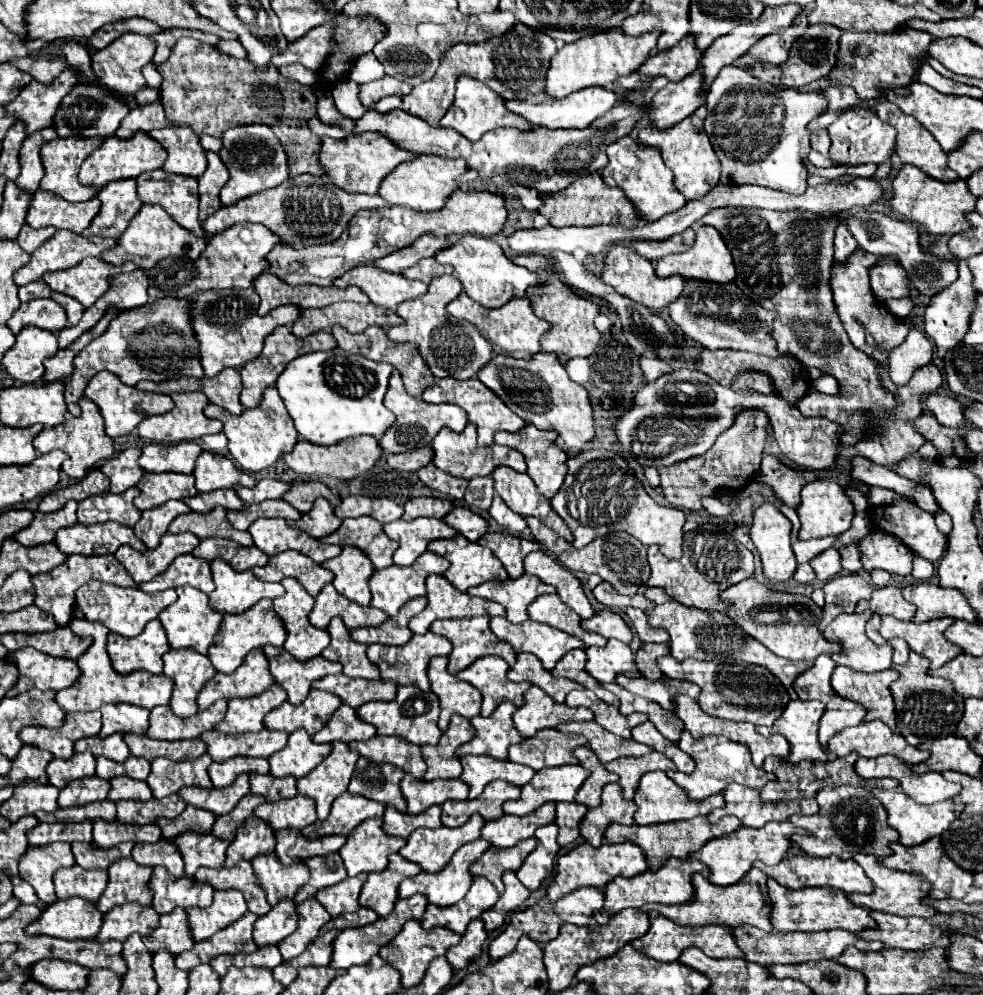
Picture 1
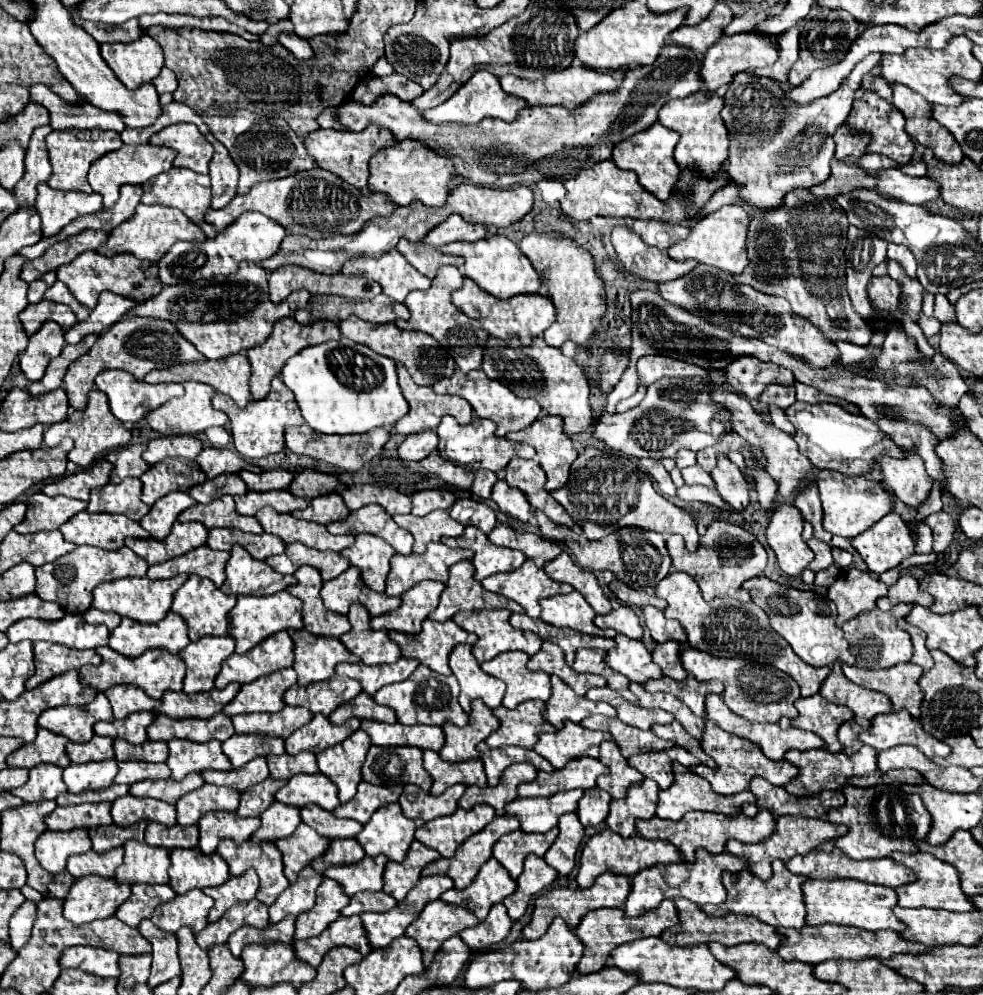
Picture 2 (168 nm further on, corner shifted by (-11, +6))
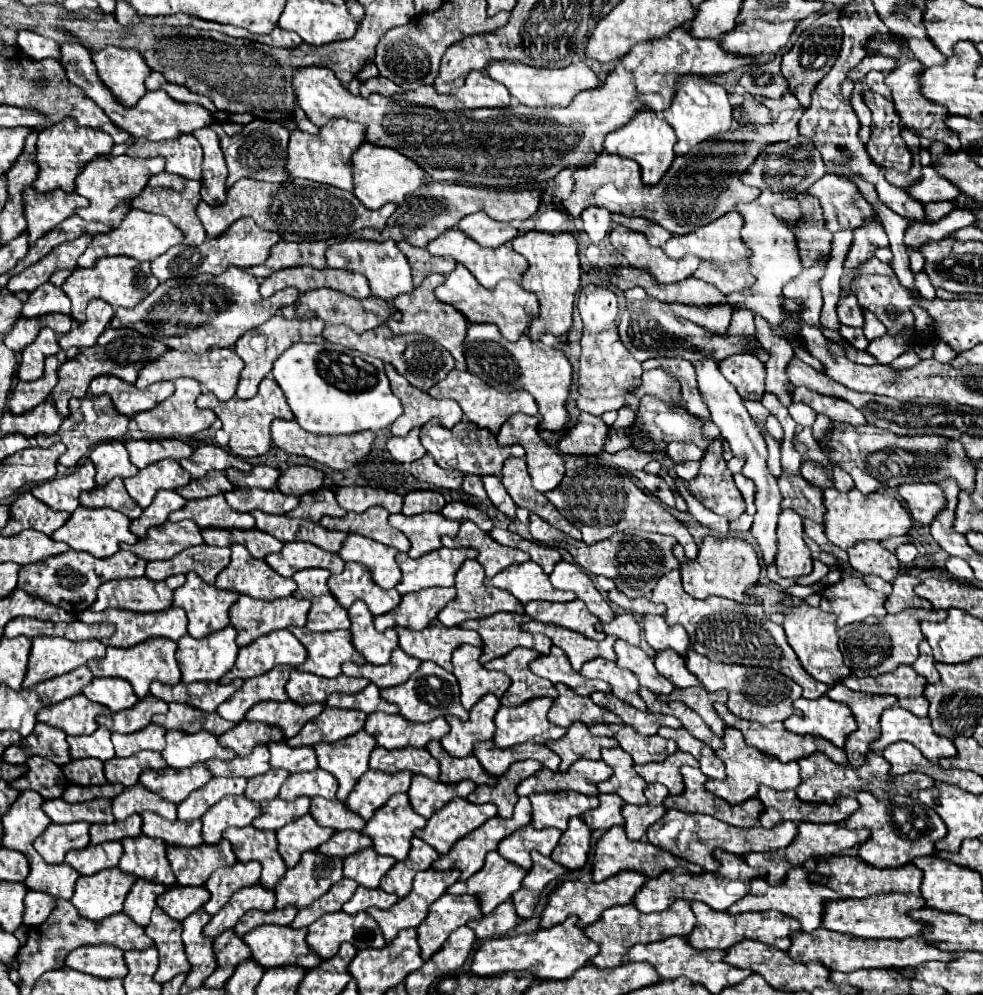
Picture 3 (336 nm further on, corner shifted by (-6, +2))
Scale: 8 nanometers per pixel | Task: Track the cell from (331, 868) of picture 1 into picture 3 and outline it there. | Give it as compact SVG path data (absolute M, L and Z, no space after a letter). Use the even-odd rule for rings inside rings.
M344 830L344 832L334 832L328 842L318 846L318 852L324 856L346 858L366 848L370 848L370 838L362 838L362 832Z

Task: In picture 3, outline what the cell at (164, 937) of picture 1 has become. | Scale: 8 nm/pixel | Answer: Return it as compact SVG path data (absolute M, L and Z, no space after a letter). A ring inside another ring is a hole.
M170 886L162 896L158 896L158 908L162 908L172 920L182 922L196 910L200 910L210 900L210 892L204 886Z

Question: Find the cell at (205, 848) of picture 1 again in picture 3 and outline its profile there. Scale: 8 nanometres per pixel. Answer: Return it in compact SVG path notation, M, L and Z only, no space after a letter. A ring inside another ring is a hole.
M244 796L238 798L224 798L222 802L214 804L204 816L202 816L202 838L204 844L218 844L222 838L222 832L228 826L250 826L252 820L256 820L260 814L260 804L250 802Z

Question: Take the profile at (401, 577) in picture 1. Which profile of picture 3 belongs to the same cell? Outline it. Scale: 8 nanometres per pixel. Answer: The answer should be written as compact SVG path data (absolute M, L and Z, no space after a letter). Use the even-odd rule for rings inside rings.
M438 548L420 556L418 560L410 558L408 554L398 554L396 562L402 570L402 580L398 582L396 590L400 594L408 594L428 586L452 586L454 574L462 562L476 558L476 554L478 552L472 548Z

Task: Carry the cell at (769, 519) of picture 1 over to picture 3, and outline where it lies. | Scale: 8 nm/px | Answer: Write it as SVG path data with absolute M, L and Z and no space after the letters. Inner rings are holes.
M782 510L778 520L778 552L776 566L782 578L800 578L810 574L812 556L804 544L802 518L794 510Z

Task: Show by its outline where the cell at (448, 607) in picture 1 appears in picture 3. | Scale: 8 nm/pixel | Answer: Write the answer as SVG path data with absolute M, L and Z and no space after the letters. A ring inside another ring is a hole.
M466 560L462 564L462 568L456 572L456 598L452 602L448 602L440 612L438 612L438 620L444 626L458 626L464 620L468 620L470 616L492 616L494 612L514 612L514 614L524 614L524 606L512 596L506 594L504 590L494 590L492 586L486 586L484 580L484 570L476 560Z

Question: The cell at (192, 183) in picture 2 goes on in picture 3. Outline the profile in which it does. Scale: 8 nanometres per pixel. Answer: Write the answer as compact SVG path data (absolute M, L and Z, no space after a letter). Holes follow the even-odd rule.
M160 172L160 174L154 174L148 180L146 188L132 200L132 208L144 210L144 212L152 212L152 214L162 214L162 216L170 218L184 232L184 236L186 236L184 242L188 246L198 246L200 242L206 240L204 226L202 226L202 222L196 216L196 206L202 200L200 198L200 188L202 188L202 184L196 182L196 180L186 180L186 178L176 176L176 174Z

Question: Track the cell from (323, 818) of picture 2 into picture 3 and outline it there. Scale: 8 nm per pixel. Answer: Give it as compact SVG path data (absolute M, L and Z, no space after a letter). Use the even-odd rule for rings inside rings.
M312 798L310 816L316 820L316 824L332 830L362 830L366 824L362 818L358 818L358 814L346 810L342 802L330 802L326 798Z

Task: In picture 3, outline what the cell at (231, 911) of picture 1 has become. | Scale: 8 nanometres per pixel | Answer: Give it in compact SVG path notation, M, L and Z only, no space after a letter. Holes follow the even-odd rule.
M236 862L232 868L222 868L216 870L208 880L206 880L206 890L210 890L210 900L206 902L204 910L214 916L220 912L220 908L232 898L234 892L242 890L242 886L254 886L254 882L260 880L260 864L258 862L248 862L240 864Z

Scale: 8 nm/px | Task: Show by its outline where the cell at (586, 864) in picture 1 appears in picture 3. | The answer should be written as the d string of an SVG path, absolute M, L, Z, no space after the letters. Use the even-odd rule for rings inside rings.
M614 826L610 828L598 842L596 842L596 850L594 850L594 866L592 866L592 882L602 882L622 870L636 870L640 874L650 876L658 876L664 870L672 870L676 866L688 866L686 860L666 852L666 850L658 850L658 846L652 846L650 842L630 842L626 838L626 832L622 826Z

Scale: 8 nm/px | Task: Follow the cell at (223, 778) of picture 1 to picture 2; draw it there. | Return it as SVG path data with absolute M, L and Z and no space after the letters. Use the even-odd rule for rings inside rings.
M233 734L223 742L223 752L231 760L233 768L241 768L251 758L283 754L285 740L279 736L259 736L259 734Z

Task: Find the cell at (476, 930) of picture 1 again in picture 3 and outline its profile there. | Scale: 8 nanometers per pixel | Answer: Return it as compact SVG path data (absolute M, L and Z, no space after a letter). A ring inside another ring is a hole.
M504 902L496 906L494 912L490 912L486 918L480 918L476 922L468 922L468 926L474 930L478 940L490 940L506 936L508 930L512 930L518 924L518 916L514 912L512 902Z

